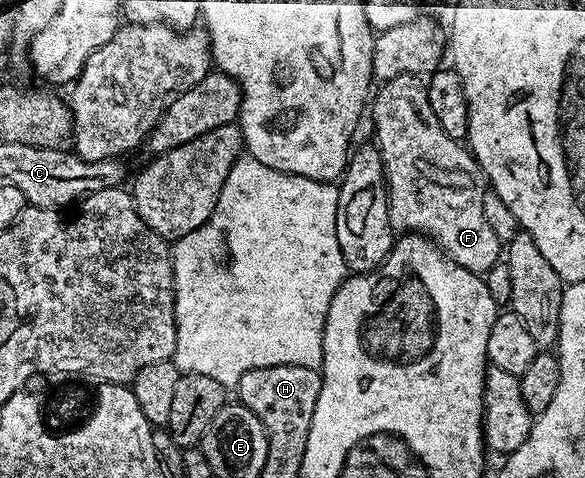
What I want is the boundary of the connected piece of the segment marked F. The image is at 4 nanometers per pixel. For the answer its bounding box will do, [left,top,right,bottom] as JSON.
[371,75,503,275]

